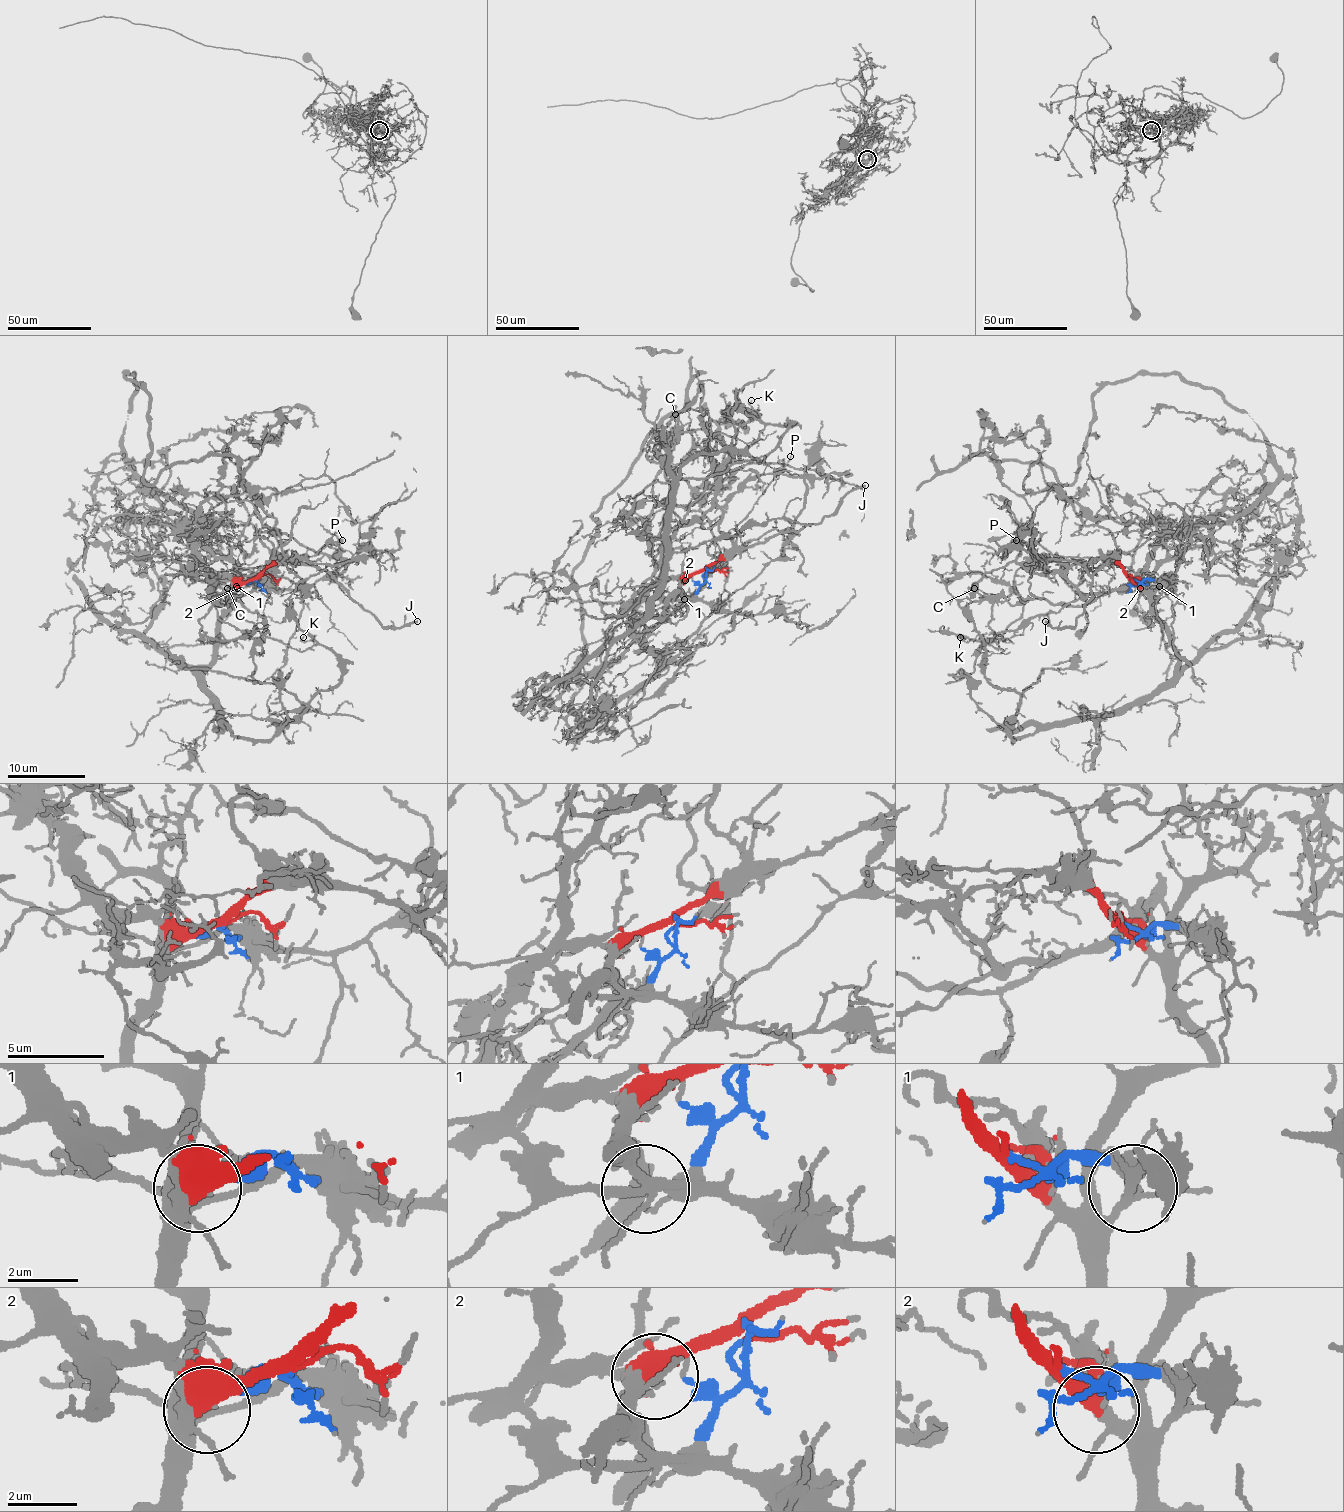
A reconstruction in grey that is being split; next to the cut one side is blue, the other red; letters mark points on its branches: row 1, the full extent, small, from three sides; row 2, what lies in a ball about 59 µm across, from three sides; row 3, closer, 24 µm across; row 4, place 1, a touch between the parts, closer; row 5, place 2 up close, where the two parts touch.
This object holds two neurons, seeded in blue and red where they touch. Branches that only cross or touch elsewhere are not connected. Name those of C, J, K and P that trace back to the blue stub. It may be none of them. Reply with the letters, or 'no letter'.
C

